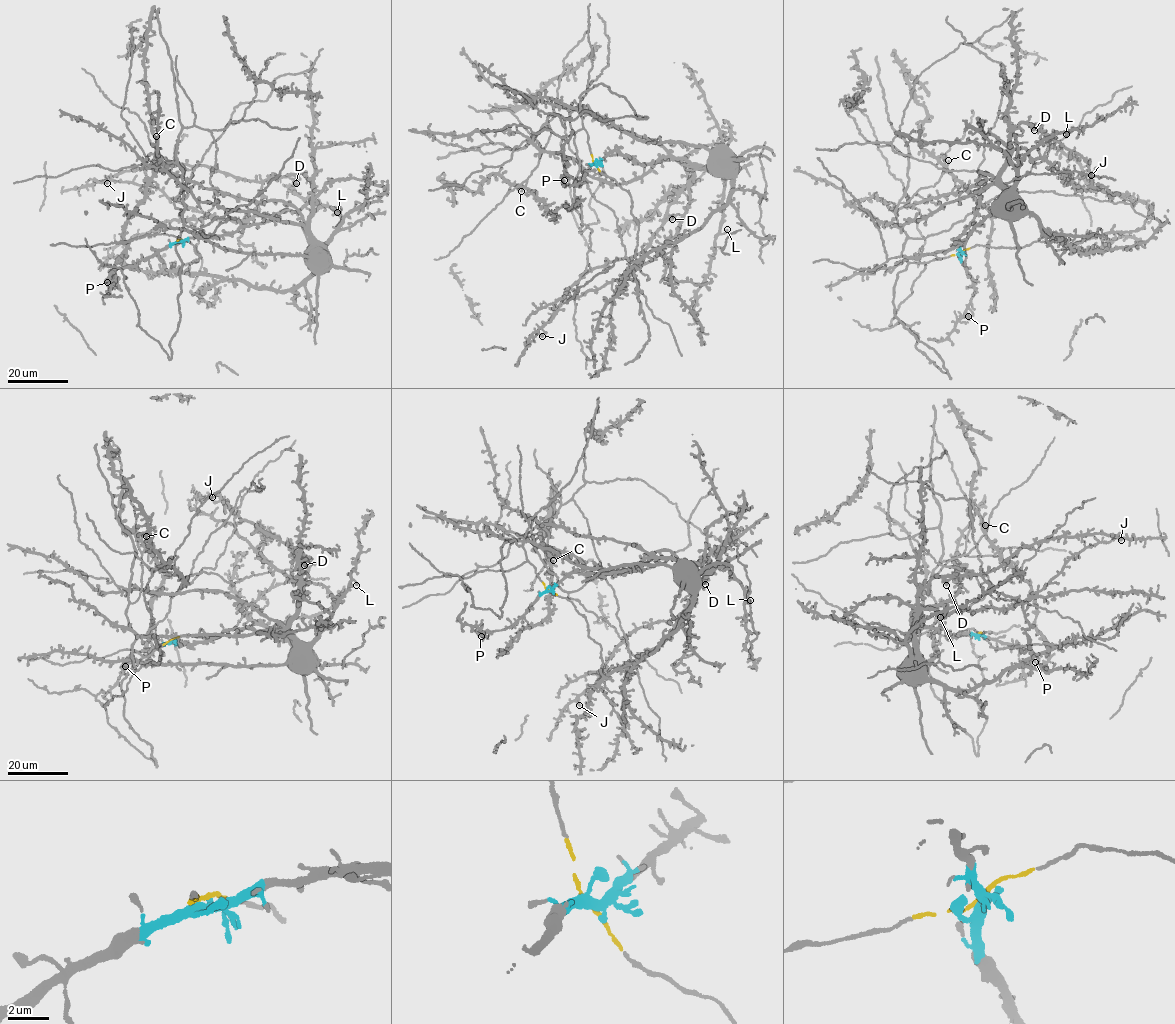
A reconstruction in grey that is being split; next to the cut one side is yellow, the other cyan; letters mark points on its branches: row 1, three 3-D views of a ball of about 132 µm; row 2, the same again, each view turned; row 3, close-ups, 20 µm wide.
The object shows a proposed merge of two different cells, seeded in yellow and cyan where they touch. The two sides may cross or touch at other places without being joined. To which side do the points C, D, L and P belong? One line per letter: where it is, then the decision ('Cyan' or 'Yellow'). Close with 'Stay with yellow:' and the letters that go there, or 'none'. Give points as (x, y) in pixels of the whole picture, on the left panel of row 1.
C: Place: (156, 136). Yellow
D: Place: (296, 183). Cyan
L: Place: (337, 212). Cyan
P: Place: (107, 282). Cyan
Stay with yellow: C

